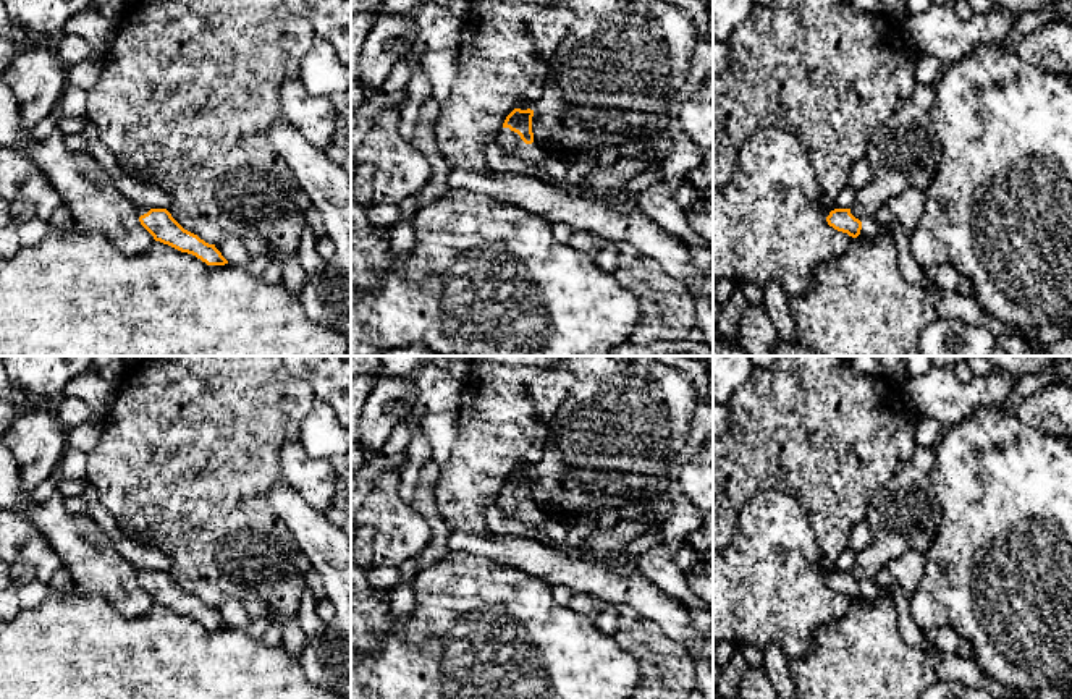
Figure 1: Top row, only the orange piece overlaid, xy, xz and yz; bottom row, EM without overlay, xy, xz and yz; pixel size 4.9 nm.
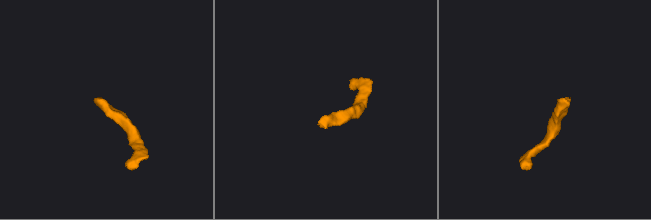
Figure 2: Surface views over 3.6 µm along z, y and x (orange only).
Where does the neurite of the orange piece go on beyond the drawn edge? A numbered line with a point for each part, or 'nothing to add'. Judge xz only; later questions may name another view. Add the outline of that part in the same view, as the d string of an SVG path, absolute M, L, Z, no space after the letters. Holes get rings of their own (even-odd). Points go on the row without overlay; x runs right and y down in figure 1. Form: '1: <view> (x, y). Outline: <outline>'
1: xz (510, 504). Outline: M501 490L498 506L506 516L530 524L540 536L545 537L545 544L553 547L547 537L550 534L550 523L540 508L535 505L525 506L521 498L509 490Z

